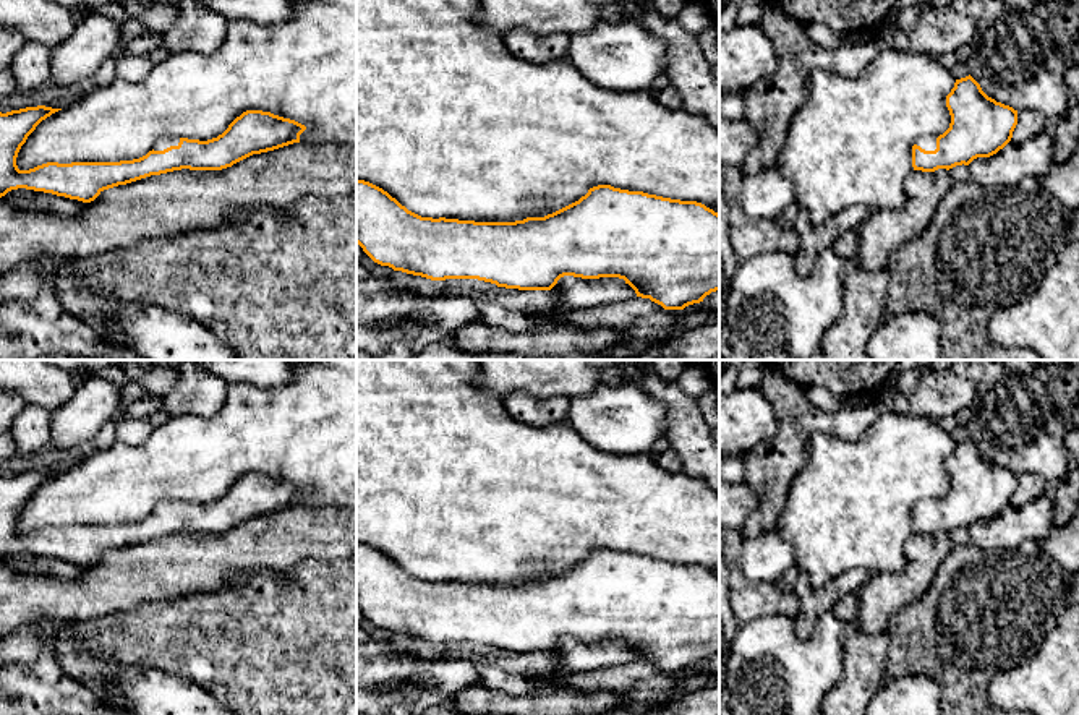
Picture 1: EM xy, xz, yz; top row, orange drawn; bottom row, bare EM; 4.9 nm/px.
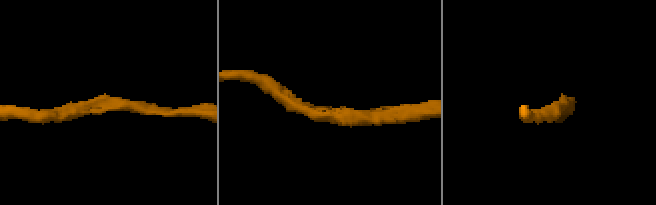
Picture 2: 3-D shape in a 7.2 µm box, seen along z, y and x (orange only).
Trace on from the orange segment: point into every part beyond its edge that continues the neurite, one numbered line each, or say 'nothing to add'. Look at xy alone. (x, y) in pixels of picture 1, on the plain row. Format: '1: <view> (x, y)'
1: xy (162, 506)

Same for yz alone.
1: yz (929, 506)

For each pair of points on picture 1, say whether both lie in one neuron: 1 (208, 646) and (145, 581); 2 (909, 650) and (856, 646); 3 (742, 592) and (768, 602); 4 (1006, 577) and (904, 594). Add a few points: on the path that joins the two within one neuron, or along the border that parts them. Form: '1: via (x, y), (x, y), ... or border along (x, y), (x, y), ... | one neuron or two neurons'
1: border along (201, 592), (166, 600), (148, 600), (127, 612) | two neurons
2: border along (885, 631), (890, 637), (887, 676) | two neurons
3: via (749, 599), (762, 599) | one neuron
4: border along (943, 556), (930, 586), (895, 613) | two neurons

